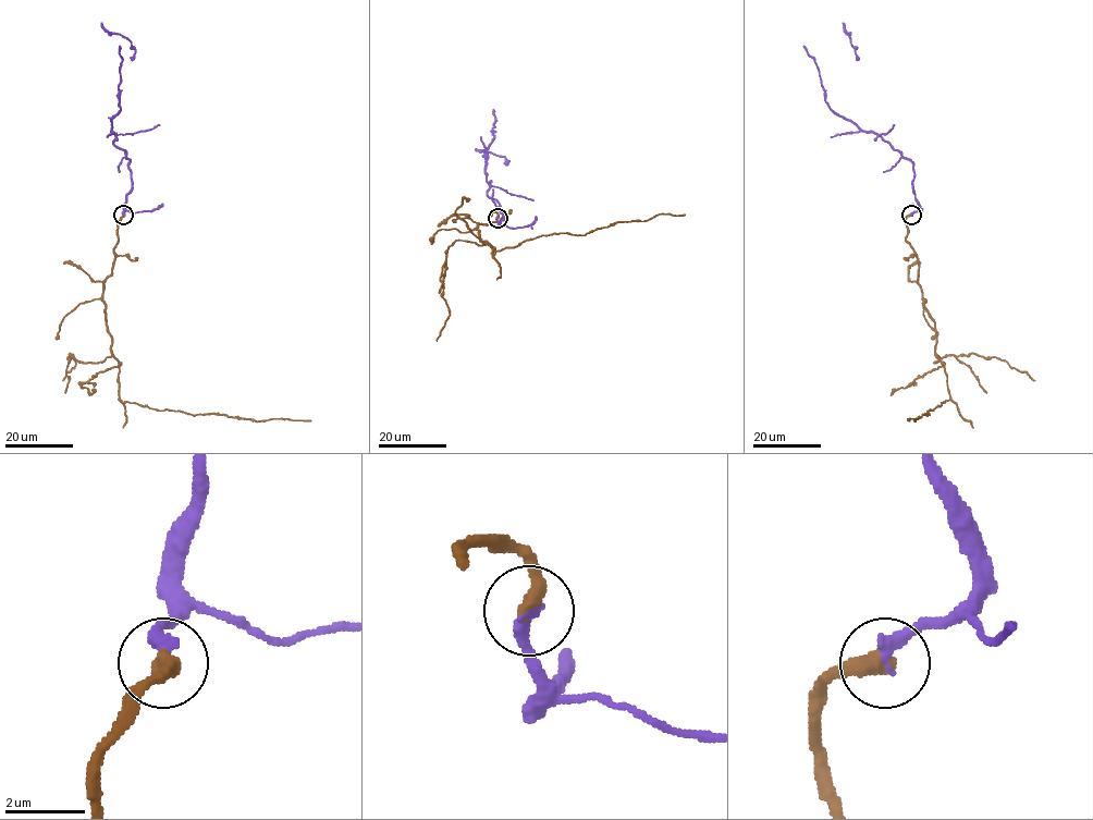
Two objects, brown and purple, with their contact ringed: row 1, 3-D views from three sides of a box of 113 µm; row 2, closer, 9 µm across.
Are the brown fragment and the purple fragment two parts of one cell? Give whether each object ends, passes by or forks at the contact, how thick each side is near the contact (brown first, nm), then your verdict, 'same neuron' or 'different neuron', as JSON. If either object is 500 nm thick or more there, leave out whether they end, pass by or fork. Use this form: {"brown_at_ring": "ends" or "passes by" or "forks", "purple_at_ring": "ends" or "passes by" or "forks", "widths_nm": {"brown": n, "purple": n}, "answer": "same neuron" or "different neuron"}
{"brown_at_ring": "ends", "purple_at_ring": "ends", "widths_nm": {"brown": 440, "purple": 360}, "answer": "same neuron"}

